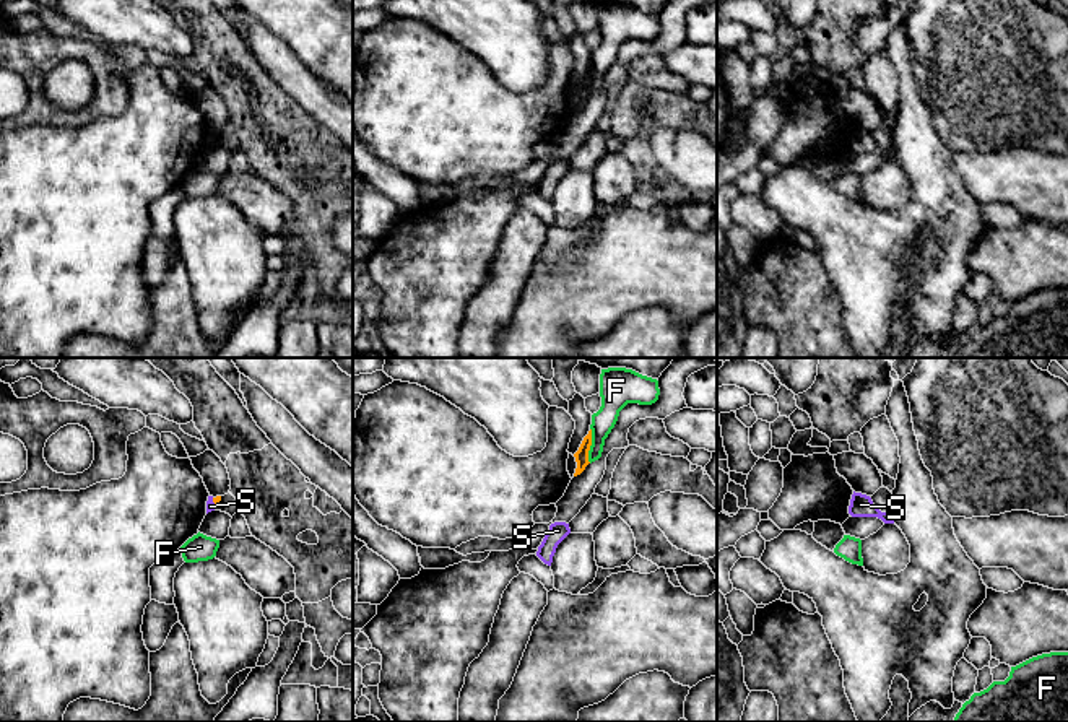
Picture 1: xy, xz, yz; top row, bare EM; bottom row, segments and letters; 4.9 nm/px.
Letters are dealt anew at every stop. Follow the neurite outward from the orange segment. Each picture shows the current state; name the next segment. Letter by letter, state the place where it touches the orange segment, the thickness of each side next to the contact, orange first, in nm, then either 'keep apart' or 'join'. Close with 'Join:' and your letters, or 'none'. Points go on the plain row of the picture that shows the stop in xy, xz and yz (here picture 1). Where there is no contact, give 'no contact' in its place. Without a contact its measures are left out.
F: contact xz (590, 80); calibres 70 and 120 nm; keep apart
S: contact xy (213, 137); calibres 40 and 50 nm; keep apart
Join: none

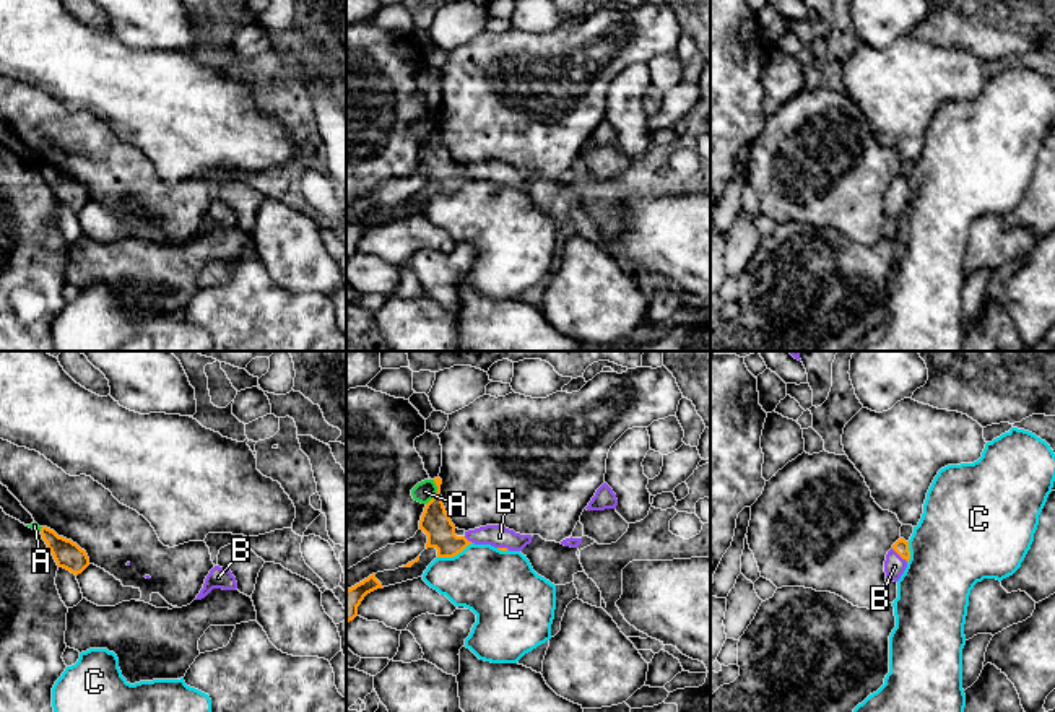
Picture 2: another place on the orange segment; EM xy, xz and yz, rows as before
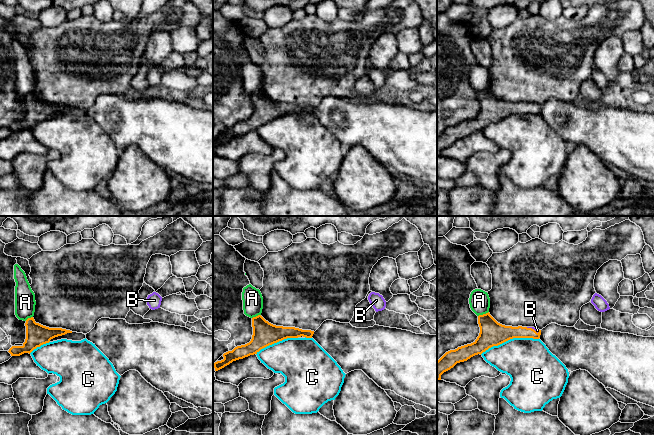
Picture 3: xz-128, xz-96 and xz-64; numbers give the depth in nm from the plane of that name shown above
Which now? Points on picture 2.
A: contact xz (436, 129); calibres 150 and 100 nm; keep apart
B: contact yz (899, 191); calibres 80 and 110 nm; join
C: contact xz (454, 191); calibres 150 and 340 nm; keep apart
Join: B

